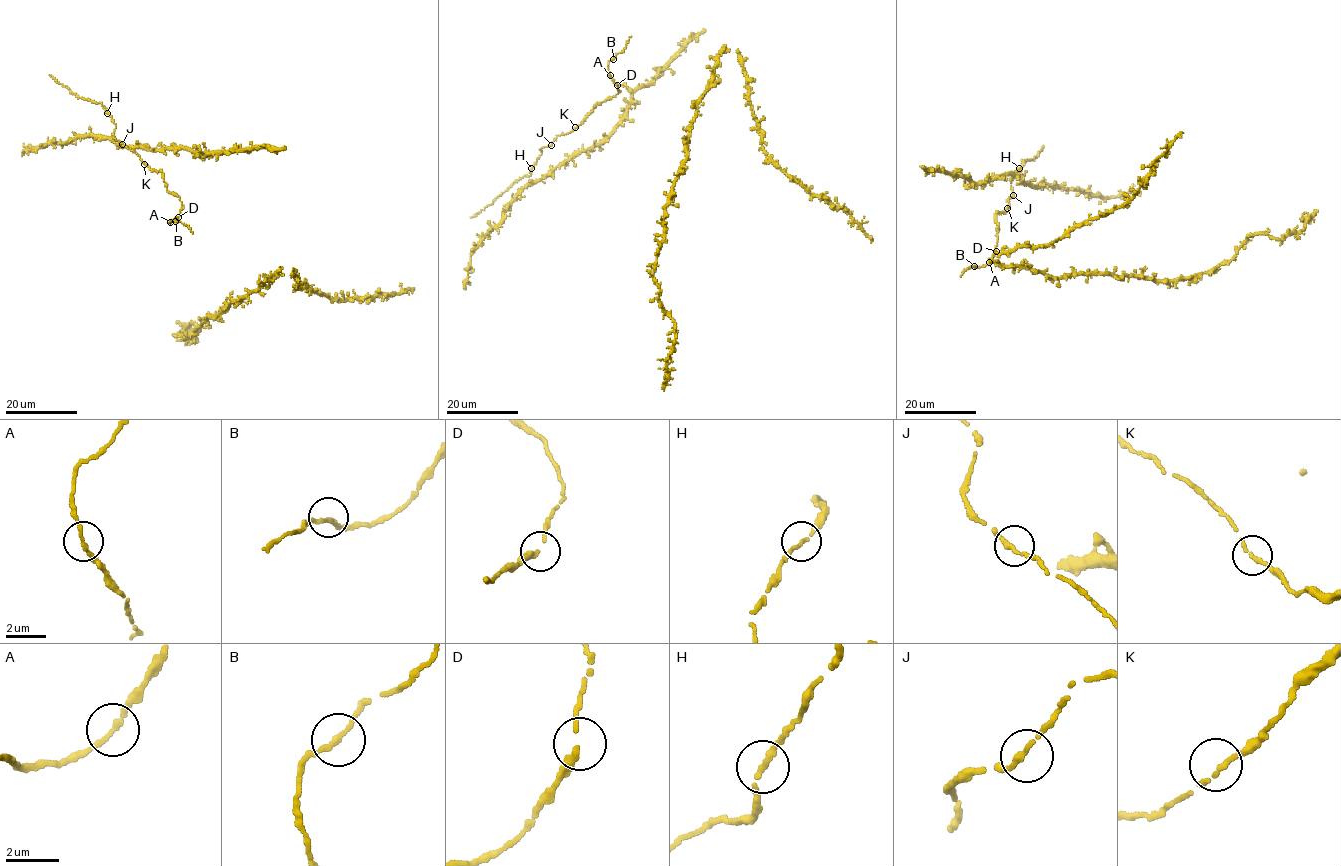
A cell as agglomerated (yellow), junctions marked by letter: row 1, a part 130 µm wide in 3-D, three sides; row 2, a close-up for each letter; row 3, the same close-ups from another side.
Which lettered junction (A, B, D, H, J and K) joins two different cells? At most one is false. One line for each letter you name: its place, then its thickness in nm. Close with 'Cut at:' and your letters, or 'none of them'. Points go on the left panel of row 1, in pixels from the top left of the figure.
Cut at: none of them

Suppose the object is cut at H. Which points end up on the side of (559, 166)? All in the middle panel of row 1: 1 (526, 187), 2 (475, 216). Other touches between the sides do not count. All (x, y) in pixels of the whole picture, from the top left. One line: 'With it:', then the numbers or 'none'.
With it: 1

